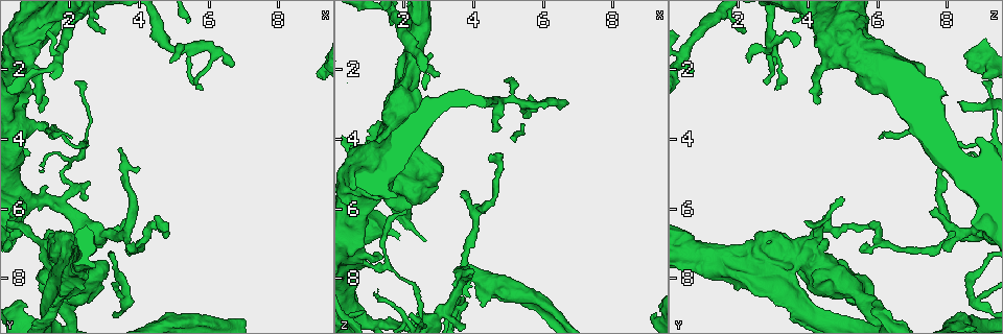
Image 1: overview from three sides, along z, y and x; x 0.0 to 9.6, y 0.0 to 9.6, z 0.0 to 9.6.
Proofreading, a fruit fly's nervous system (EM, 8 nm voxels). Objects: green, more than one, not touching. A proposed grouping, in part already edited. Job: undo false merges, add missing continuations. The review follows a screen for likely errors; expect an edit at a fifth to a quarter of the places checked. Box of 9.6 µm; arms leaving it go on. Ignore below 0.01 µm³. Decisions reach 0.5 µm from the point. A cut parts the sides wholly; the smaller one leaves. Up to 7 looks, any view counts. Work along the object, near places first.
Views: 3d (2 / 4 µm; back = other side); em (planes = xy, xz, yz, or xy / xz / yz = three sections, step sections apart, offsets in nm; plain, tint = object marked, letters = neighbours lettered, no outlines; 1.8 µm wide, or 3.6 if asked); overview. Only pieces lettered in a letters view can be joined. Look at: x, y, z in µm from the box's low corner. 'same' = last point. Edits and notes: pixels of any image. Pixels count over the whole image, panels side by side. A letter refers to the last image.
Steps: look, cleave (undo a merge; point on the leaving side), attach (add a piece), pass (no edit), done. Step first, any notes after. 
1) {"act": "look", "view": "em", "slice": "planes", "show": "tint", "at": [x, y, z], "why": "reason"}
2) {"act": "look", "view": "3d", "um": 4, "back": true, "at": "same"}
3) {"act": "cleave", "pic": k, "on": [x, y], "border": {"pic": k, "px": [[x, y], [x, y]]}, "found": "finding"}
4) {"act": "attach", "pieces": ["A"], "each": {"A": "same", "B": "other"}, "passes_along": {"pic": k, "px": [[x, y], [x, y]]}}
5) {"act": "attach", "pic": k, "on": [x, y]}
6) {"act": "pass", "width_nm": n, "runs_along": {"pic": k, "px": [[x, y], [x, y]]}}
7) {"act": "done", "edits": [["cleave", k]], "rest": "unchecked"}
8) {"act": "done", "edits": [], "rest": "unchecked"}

{"act": "look", "view": "3d", "um": 2, "at": [0.70, 8.75, 5.90], "why": "branch stops here"}

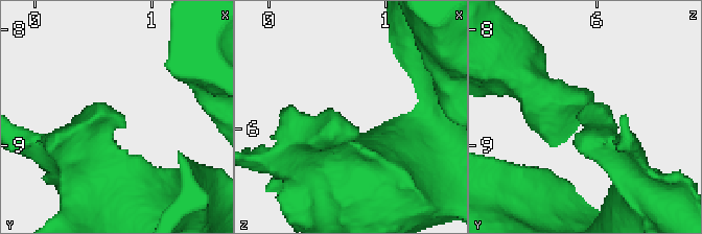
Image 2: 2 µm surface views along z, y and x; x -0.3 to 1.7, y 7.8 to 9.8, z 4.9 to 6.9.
{"act": "look", "view": "em", "slice": "planes", "show": "plain", "at": [0.66, 8.78, 5.92], "why": "shape alone is not enough"}

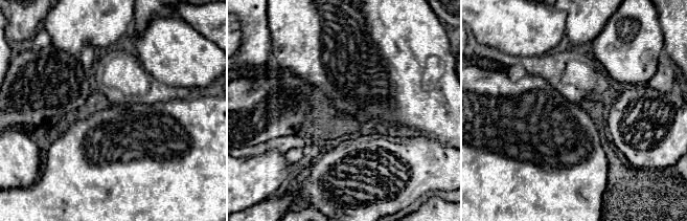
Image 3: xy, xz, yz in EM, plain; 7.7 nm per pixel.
{"act": "look", "view": "em", "slice": "planes", "show": "letters", "at": "same"}

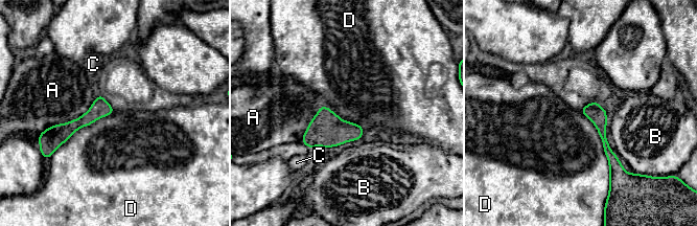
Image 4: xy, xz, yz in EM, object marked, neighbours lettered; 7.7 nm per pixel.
{"act": "pass", "width_nm": 140, "longest_contact_nm": ["D", 600], "each": {"A": "other", "B": "other", "C": "other", "D": "other"}, "found": "none of them fits"}

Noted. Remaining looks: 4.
{"act": "look", "view": "3d", "um": 4, "at": [1.50, 3.65, 7.70], "why": "sudden change in width"}

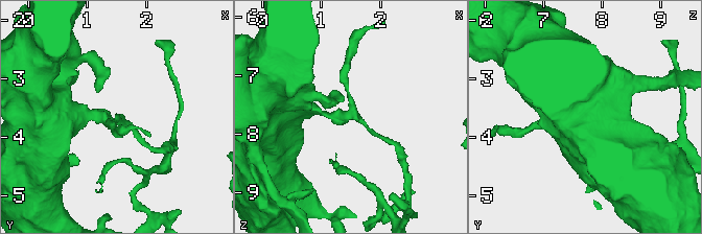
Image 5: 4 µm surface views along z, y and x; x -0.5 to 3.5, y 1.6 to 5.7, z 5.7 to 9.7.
{"act": "look", "view": "em", "slice": "planes", "show": "tint", "at": [1.55, 3.70, 7.65], "arms": 3, "why": "now the EM"}

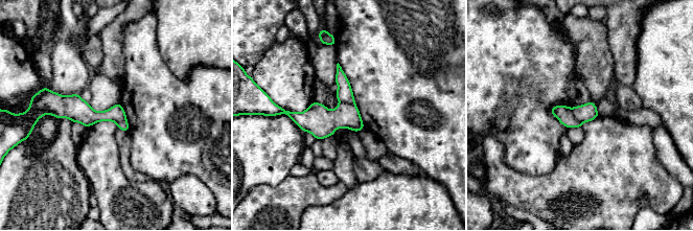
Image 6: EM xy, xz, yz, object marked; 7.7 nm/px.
{"act": "look", "view": "em", "slice": "planes", "show": "letters", "at": "same", "why": "what lies round it"}

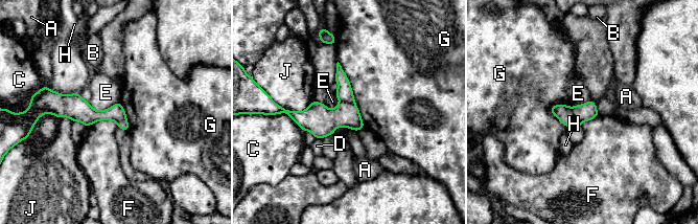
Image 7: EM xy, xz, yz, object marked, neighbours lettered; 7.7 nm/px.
{"act": "pass", "width_nm": 130, "each": {"A": "other", "B": "other", "C": "other", "D": "other", "E": "other", "F": "other", "G": "other", "H": "other", "J": "other"}, "border": {"pic": 7, "px": [[118, 126], [96, 120], [88, 127]]}, "found": "all the same neuron"}

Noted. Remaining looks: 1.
{"act": "done", "edits": [], "rest": "unchecked"}

